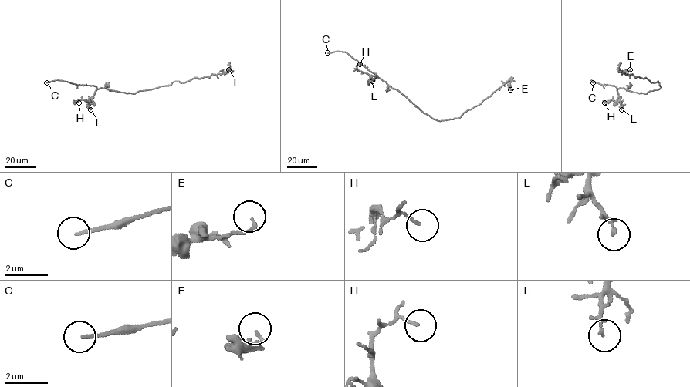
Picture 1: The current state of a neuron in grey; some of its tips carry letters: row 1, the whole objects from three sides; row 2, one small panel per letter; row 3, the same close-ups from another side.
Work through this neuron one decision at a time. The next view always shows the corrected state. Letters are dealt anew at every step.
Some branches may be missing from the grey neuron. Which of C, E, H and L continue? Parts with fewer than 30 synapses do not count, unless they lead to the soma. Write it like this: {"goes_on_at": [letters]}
{"goes_on_at": ["C"]}

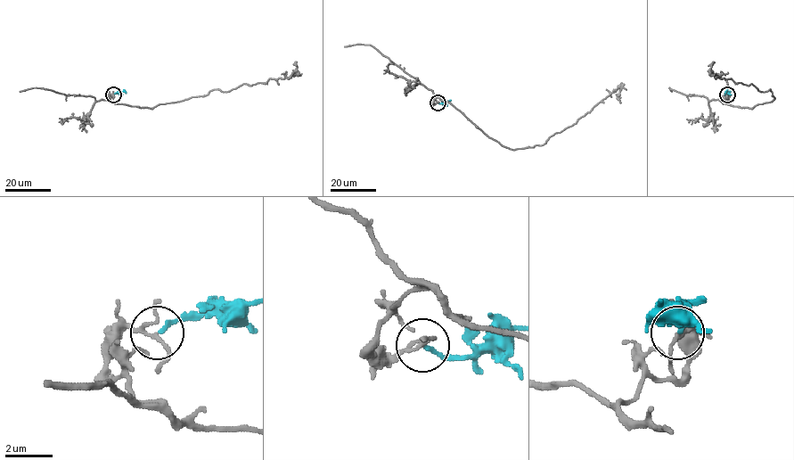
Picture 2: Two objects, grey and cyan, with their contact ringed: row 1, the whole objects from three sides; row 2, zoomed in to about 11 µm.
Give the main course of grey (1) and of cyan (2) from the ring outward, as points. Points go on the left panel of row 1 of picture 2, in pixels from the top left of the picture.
1: (113, 94), (108, 98), (114, 102), (151, 108), (210, 91), (227, 92), (243, 84), (284, 78), (295, 72)
2: (113, 94), (126, 93)

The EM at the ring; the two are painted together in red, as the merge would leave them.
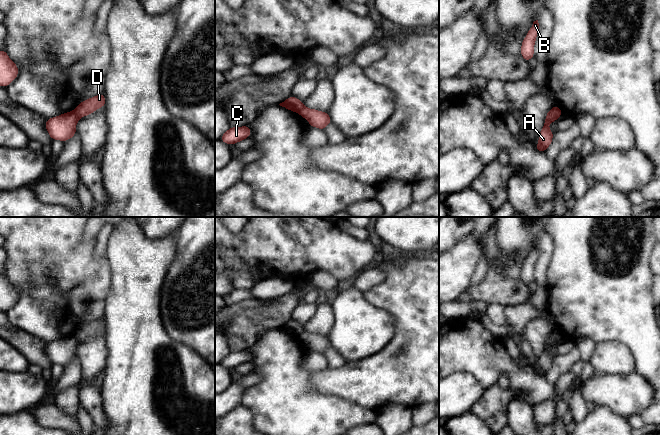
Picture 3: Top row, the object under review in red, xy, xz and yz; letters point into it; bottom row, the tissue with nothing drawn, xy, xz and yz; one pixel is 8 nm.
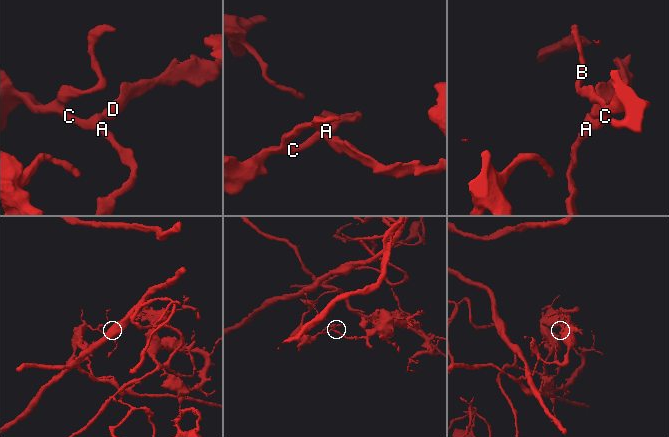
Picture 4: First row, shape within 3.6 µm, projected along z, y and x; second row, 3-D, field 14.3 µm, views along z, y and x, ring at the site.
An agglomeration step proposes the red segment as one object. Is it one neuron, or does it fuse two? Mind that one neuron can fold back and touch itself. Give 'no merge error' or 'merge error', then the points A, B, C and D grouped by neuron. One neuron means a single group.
merge error | A B C / D

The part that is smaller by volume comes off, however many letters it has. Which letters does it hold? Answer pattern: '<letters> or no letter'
A, B, C

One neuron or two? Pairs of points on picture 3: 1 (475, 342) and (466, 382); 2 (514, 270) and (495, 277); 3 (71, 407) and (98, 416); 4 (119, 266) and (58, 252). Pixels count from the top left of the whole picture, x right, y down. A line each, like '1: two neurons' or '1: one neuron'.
1: two neurons
2: two neurons
3: two neurons
4: two neurons

